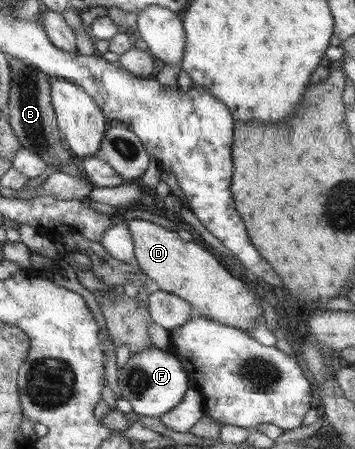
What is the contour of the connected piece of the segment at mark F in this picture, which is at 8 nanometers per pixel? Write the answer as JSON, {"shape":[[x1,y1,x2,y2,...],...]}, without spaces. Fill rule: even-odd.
{"shape":[[155,347,130,355,126,364,119,367,117,378,121,398,131,403,134,412,146,417,160,417,172,410,182,402,186,391,192,386,180,359,169,349]]}

